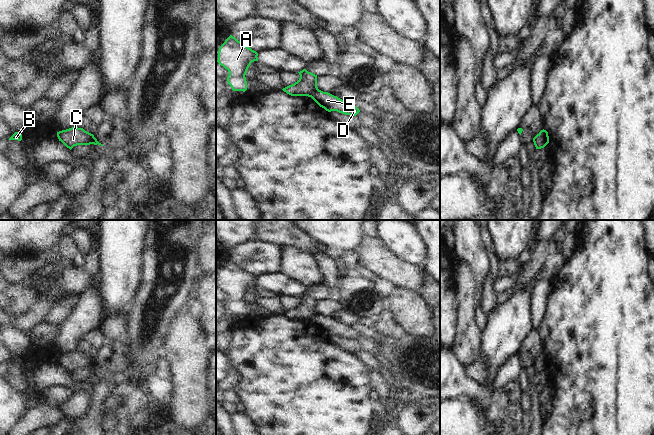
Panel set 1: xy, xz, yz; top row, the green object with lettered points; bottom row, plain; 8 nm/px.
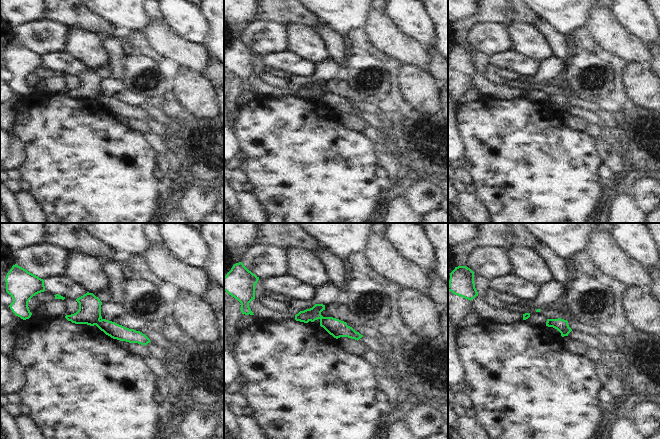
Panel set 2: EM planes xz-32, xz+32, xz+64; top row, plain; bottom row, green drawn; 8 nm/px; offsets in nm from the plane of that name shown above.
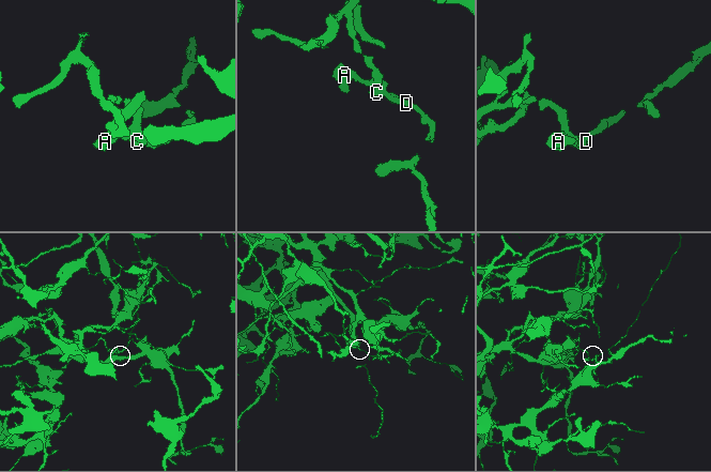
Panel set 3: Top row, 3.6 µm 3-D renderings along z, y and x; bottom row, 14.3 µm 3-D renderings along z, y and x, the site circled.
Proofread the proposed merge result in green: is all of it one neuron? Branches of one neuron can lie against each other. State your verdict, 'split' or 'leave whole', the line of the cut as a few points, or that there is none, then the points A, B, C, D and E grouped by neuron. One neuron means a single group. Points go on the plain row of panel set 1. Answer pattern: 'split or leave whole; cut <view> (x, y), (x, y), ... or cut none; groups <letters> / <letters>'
split; cut xz (318, 313), (310, 320); groups A B C / D E

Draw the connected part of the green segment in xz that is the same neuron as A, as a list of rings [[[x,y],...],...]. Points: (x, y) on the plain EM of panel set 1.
[[[230,259],[220,270],[217,286],[228,294],[227,306],[233,315],[247,314],[246,297],[258,277]]]

